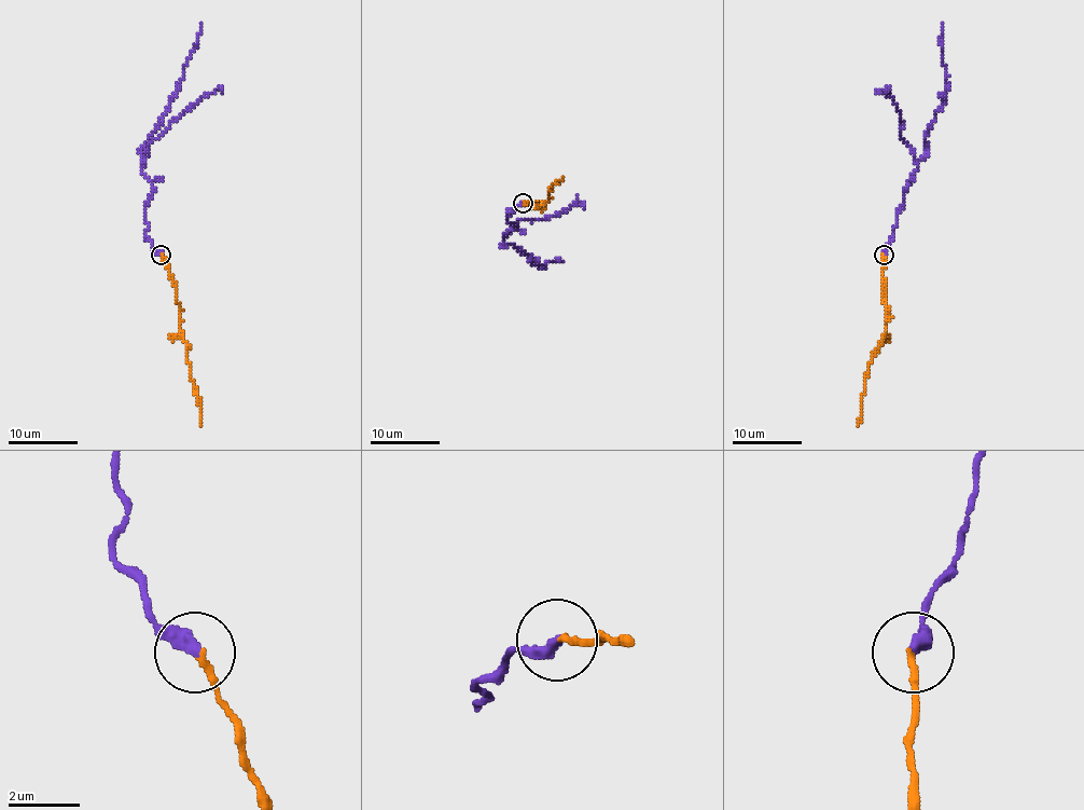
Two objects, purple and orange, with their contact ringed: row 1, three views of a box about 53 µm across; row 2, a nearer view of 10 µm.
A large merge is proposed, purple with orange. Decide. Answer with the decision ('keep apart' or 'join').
join

